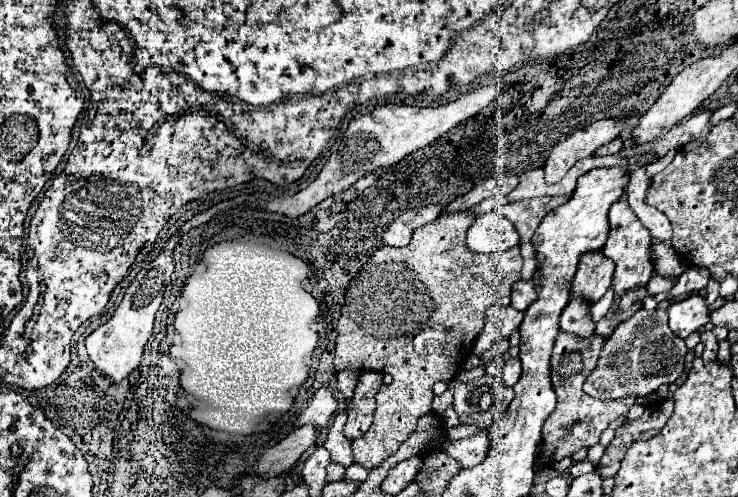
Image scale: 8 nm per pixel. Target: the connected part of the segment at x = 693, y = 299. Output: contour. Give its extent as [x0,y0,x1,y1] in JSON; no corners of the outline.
[667,295,709,339]

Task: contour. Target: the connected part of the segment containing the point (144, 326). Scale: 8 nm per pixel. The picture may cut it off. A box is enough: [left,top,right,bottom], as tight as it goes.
[85,259,161,381]

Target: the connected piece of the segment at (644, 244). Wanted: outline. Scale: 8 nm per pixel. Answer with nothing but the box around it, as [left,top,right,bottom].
[601,197,653,321]

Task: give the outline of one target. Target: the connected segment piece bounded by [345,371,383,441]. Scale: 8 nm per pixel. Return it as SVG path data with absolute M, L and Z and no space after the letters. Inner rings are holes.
M375 371L361 373L361 383L359 383L359 387L355 387L355 393L347 405L345 437L349 441L361 437L369 429L373 411L375 411L375 395L377 395L381 383L383 383L383 379L379 373L375 373Z

